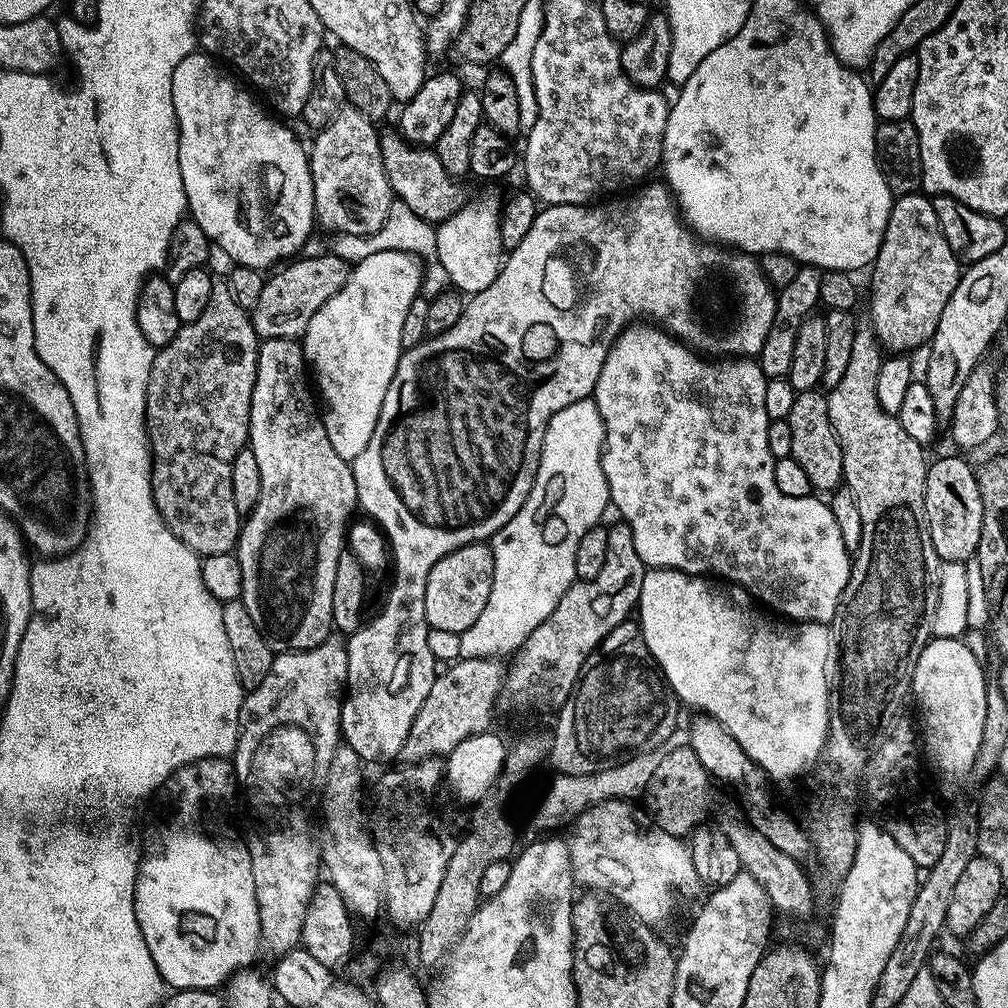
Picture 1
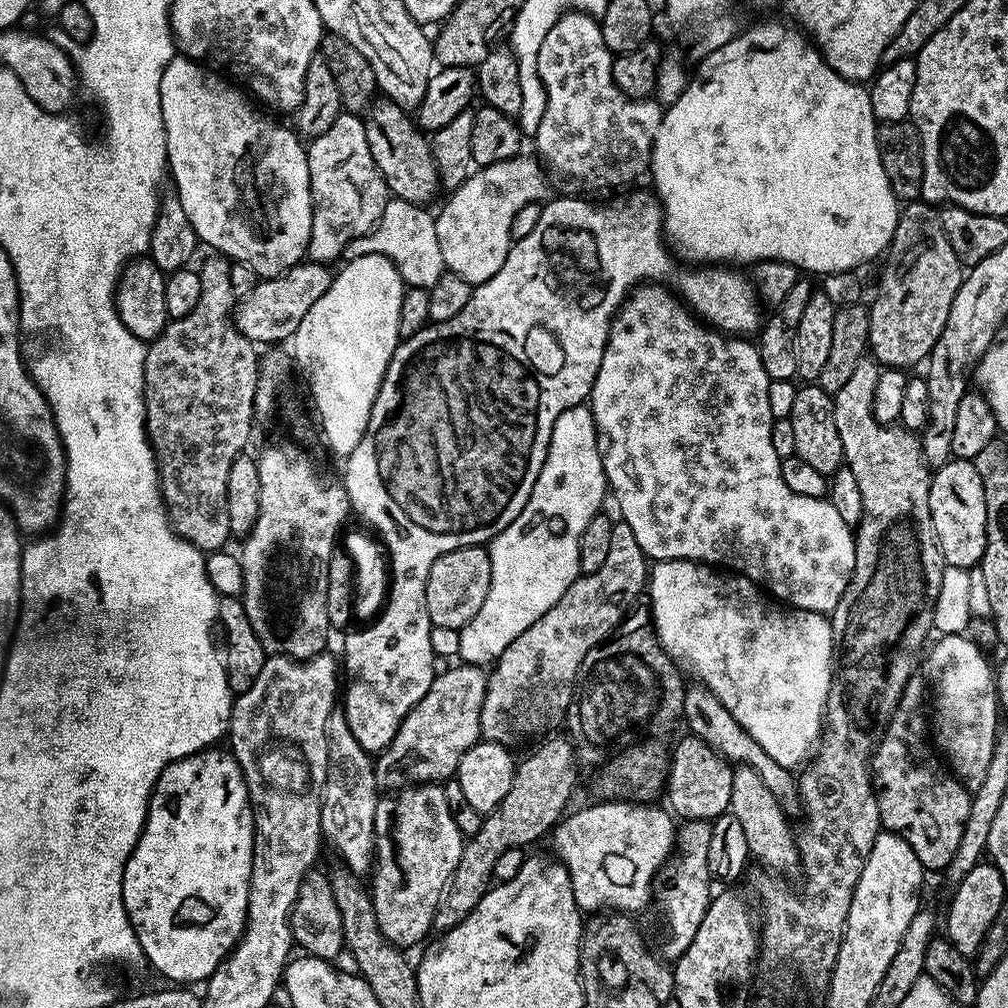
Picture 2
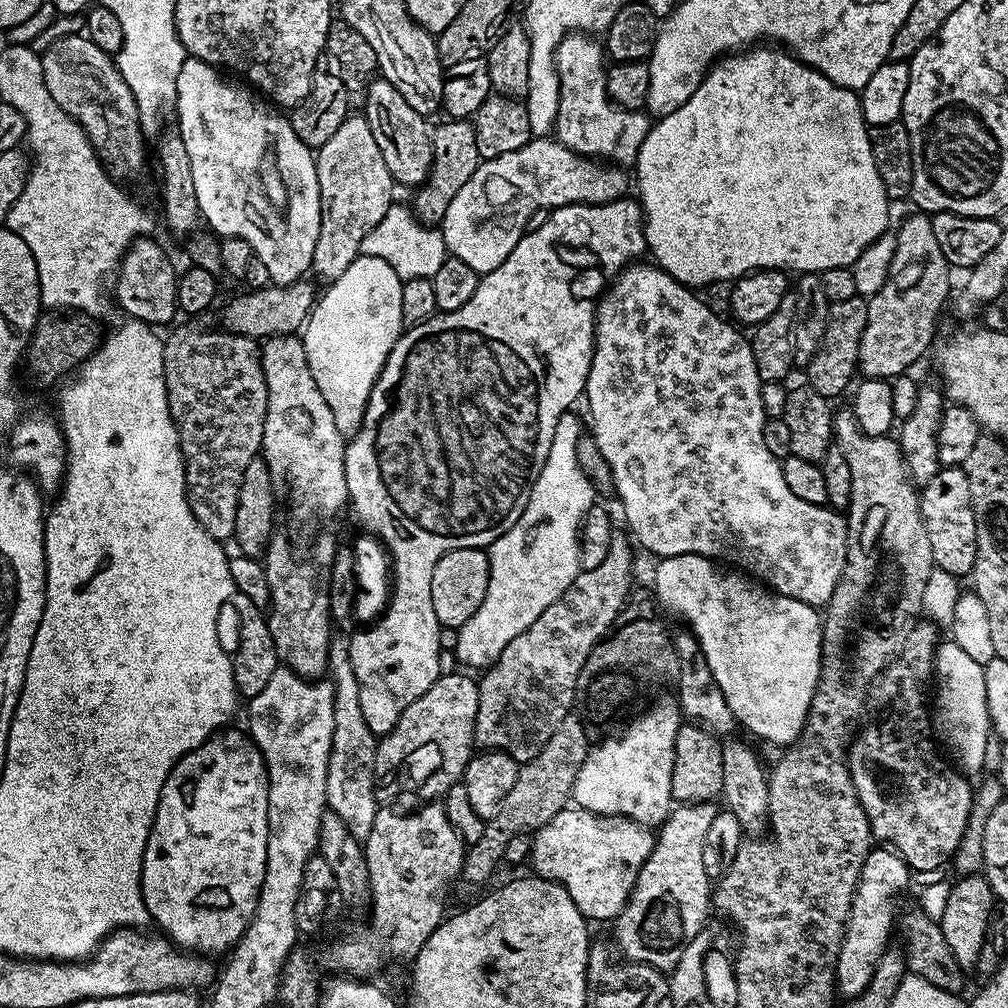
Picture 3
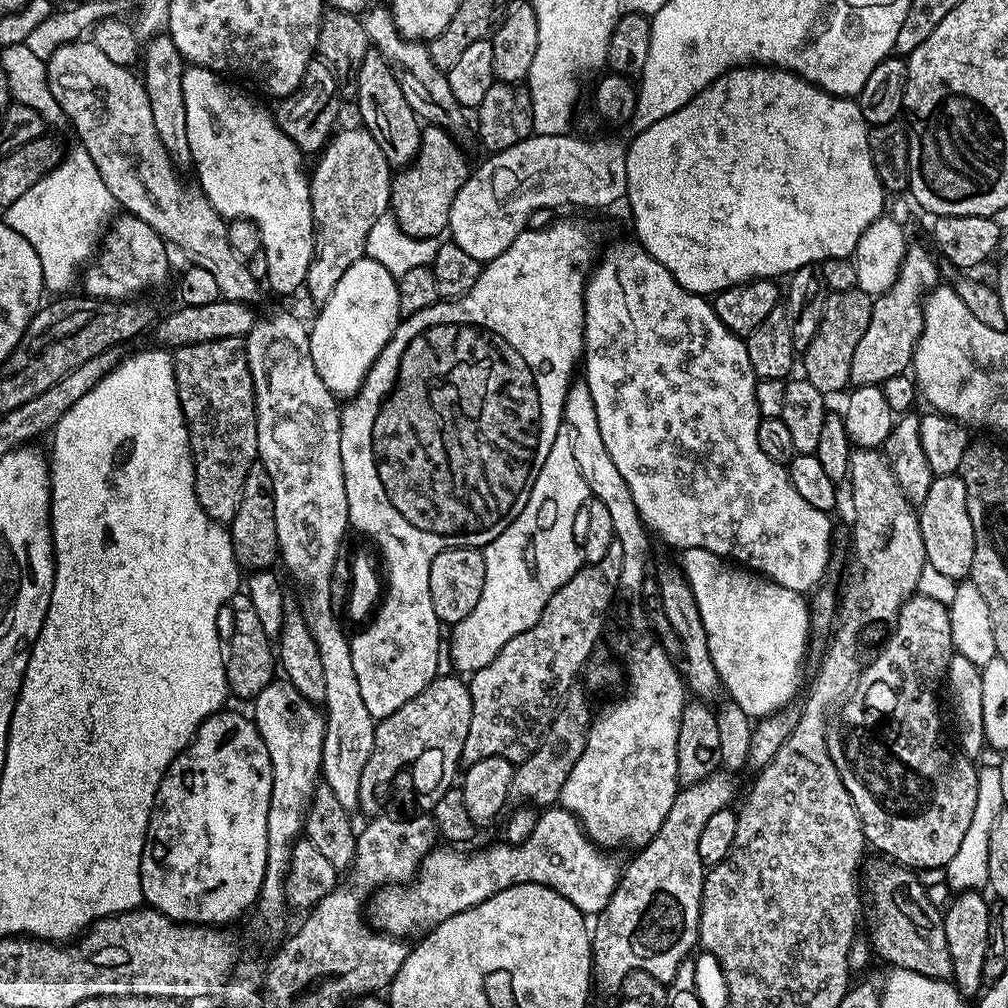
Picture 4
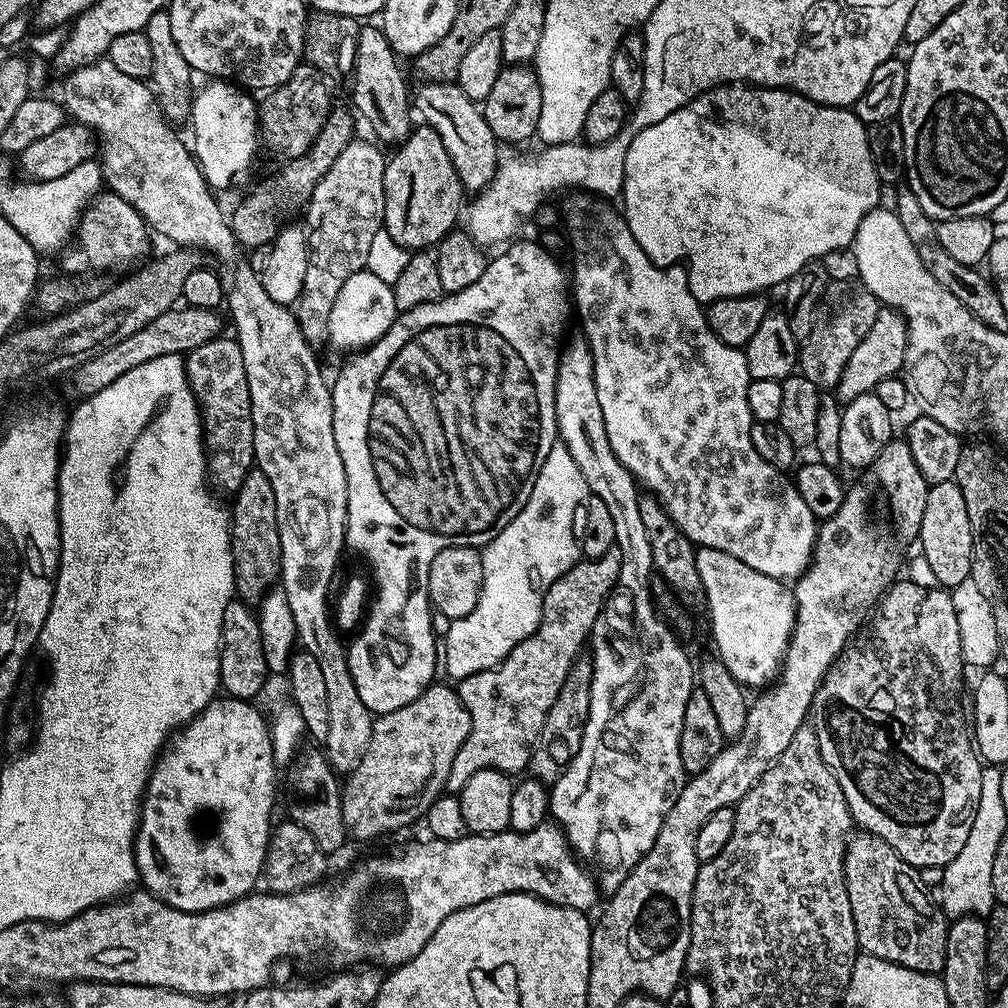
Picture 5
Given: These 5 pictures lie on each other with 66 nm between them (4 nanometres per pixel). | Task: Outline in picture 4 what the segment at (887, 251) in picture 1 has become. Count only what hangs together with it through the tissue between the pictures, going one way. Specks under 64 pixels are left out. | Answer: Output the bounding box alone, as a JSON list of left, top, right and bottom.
[850,243,940,388]

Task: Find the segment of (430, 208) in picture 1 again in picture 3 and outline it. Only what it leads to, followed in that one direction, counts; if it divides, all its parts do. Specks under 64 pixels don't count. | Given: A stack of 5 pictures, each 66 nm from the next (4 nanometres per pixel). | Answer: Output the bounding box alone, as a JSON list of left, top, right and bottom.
[362,78,432,185]

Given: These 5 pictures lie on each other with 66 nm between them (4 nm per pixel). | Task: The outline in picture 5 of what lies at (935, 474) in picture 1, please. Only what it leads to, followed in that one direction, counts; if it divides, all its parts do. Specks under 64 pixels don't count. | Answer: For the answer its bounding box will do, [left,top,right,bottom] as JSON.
[918,479,972,590]

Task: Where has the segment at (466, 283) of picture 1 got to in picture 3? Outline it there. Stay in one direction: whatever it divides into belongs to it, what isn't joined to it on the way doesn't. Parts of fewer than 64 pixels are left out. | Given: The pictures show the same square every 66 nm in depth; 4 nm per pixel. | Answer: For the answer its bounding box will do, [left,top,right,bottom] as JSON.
[442,138,630,272]

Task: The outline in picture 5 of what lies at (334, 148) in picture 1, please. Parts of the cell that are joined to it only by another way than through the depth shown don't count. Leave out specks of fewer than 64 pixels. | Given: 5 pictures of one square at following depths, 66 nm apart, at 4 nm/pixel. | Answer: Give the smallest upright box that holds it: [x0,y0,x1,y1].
[294,138,386,346]

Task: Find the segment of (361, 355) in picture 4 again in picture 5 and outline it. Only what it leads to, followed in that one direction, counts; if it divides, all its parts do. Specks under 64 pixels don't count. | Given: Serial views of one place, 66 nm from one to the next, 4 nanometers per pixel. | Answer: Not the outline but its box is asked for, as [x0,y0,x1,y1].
[328,269,399,350]

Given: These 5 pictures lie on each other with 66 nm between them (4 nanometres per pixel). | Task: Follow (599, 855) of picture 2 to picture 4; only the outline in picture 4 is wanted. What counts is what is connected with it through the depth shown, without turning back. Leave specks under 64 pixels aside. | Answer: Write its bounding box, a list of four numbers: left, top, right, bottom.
[371,806,622,938]

